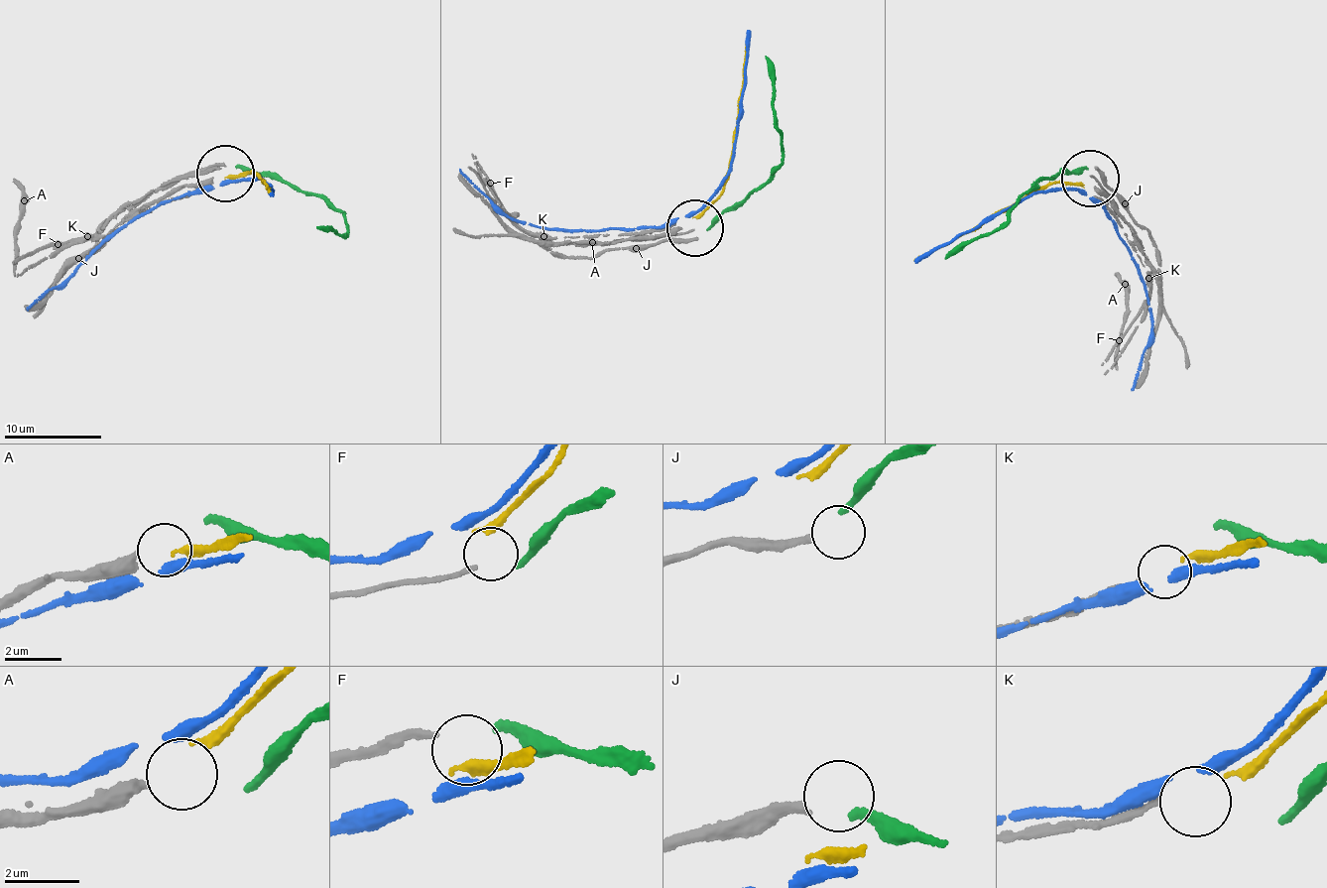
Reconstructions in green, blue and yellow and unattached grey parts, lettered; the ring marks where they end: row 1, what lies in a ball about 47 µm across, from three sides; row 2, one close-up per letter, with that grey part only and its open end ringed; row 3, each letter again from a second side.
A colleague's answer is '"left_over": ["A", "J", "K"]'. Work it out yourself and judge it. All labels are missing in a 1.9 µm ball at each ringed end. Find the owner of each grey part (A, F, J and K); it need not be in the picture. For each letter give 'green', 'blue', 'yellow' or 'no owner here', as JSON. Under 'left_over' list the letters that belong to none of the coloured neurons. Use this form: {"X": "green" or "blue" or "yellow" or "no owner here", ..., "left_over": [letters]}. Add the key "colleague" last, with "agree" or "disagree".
{"A": "no owner here", "F": "no owner here", "J": "no owner here", "K": "yellow", "left_over": ["A", "F", "J"], "colleague": "disagree"}

